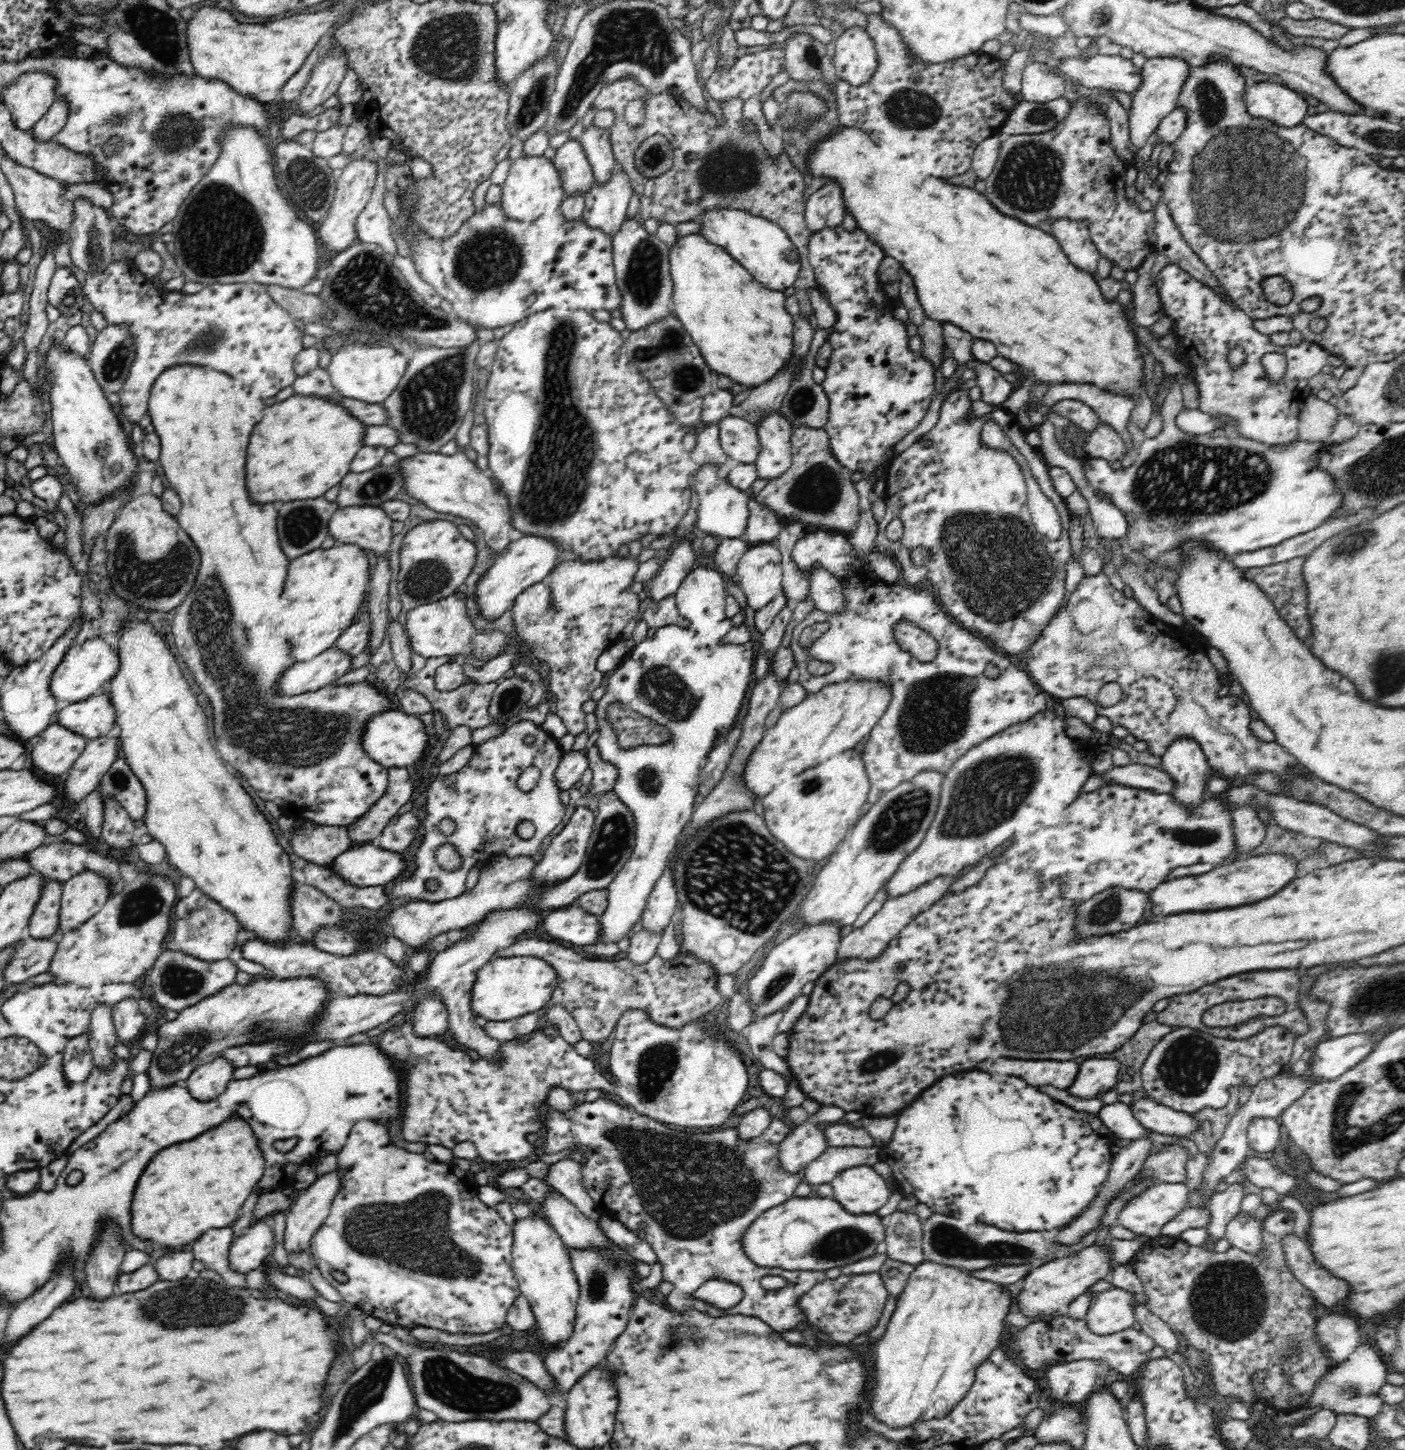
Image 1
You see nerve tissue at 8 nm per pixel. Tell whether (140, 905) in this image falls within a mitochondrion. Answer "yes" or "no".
yes

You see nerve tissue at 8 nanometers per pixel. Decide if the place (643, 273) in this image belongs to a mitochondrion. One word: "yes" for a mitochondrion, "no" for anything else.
yes

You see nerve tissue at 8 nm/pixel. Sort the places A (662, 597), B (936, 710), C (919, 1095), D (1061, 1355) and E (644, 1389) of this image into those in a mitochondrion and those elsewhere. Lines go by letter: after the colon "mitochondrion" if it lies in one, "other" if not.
A: other
B: mitochondrion
C: other
D: other
E: other

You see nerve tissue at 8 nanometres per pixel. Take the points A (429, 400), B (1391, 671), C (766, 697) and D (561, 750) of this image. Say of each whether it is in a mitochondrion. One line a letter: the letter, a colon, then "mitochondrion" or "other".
A: mitochondrion
B: mitochondrion
C: other
D: other

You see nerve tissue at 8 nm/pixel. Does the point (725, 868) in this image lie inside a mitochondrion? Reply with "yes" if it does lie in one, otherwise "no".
yes

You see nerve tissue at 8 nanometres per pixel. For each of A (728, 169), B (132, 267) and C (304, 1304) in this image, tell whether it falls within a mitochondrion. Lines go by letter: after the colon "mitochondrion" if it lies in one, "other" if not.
A: mitochondrion
B: other
C: other

